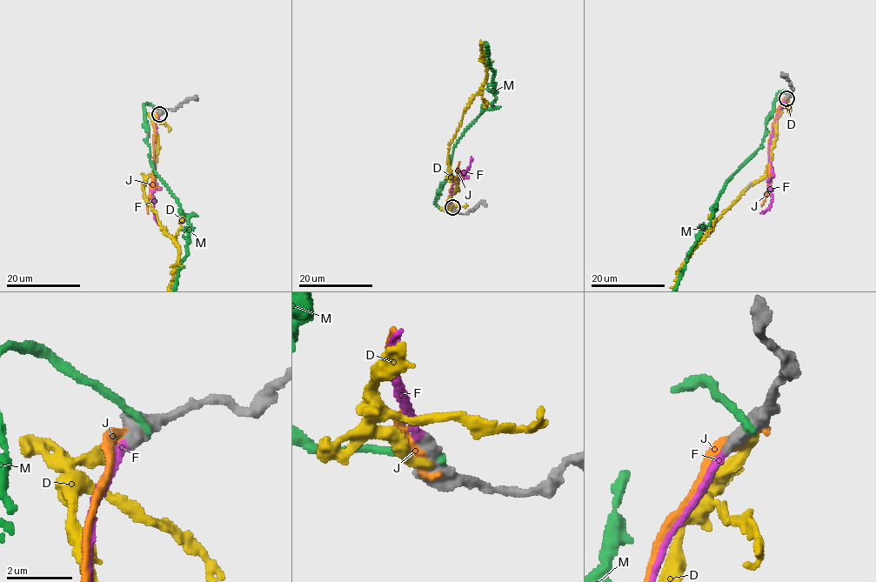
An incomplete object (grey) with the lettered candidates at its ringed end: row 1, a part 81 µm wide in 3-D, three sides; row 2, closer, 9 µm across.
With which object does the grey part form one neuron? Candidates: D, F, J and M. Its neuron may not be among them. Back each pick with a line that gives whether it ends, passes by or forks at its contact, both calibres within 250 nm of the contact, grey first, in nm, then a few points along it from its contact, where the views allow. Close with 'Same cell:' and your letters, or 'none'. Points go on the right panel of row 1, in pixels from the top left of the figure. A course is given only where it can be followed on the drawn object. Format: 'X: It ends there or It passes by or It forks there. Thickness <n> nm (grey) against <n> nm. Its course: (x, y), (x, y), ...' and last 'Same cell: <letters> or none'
F: It ends there. Thickness 440 nm (grey) against 240 nm. Its course: (786, 98), (779, 108), (769, 145), (771, 175), (769, 190), (772, 202), (760, 213)
Same cell: F

